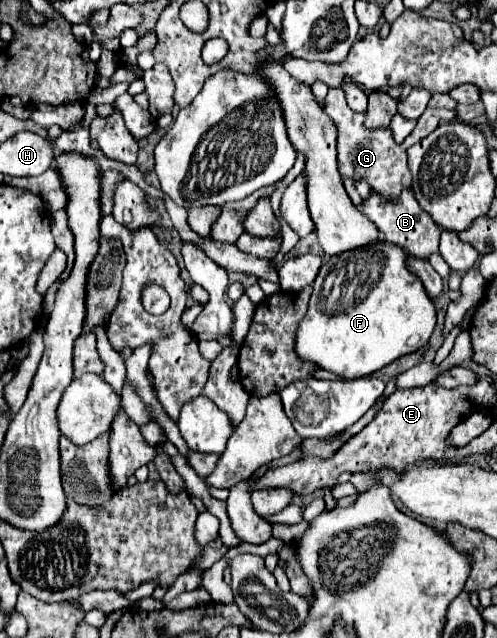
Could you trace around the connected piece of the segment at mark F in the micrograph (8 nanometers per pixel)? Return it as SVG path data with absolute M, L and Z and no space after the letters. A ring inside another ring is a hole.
M385 240L329 256L315 282L309 312L297 330L297 354L343 378L367 376L389 362L423 348L435 328L435 308L417 276L407 268L407 252Z

